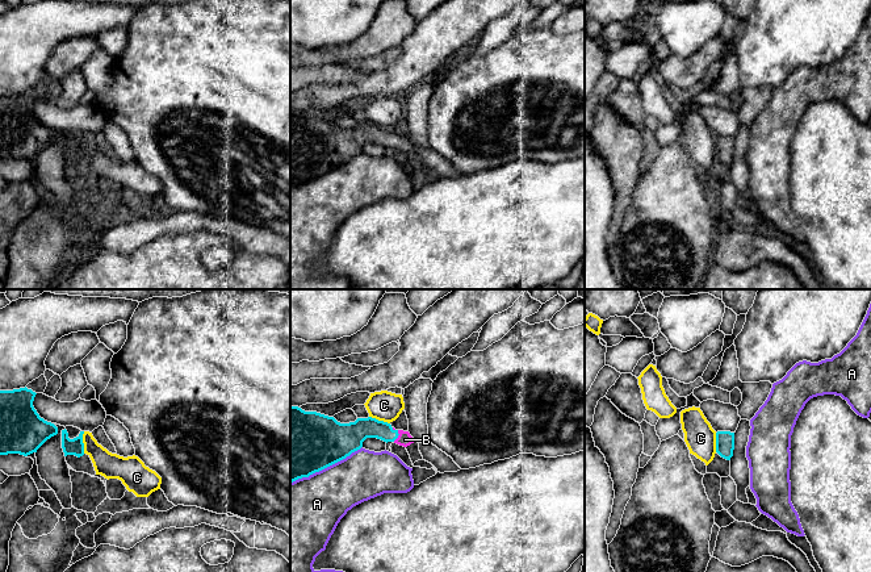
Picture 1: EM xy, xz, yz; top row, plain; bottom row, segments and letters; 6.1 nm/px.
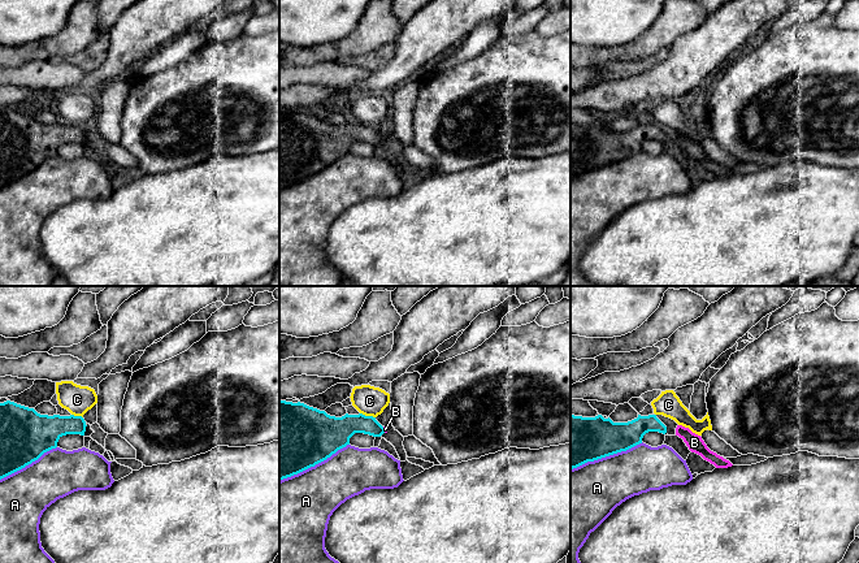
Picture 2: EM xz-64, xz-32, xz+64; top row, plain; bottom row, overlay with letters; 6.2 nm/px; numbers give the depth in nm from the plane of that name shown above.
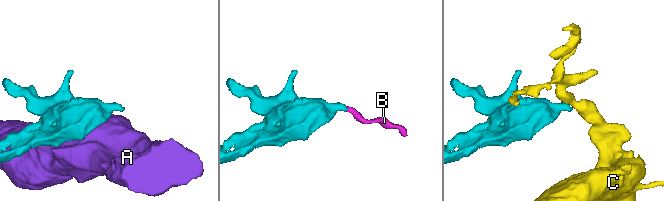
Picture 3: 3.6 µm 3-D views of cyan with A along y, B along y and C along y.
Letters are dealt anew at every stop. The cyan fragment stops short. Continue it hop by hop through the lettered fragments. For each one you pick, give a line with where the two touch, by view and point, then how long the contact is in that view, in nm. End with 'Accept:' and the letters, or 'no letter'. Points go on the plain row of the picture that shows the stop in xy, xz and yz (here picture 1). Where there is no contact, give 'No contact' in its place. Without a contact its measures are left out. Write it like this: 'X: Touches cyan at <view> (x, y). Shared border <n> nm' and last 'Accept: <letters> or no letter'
B: Touches cyan at xz (398, 140). Shared border 80 nm
Accept: B

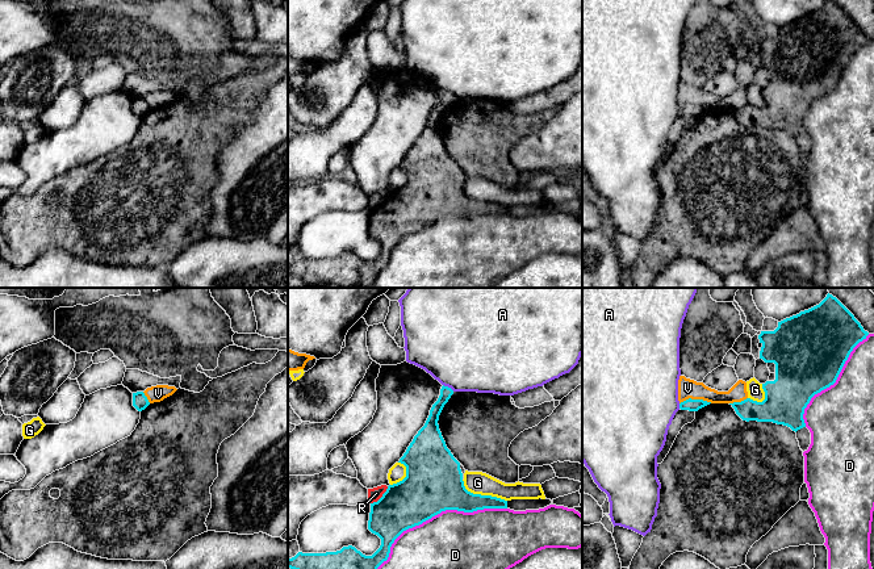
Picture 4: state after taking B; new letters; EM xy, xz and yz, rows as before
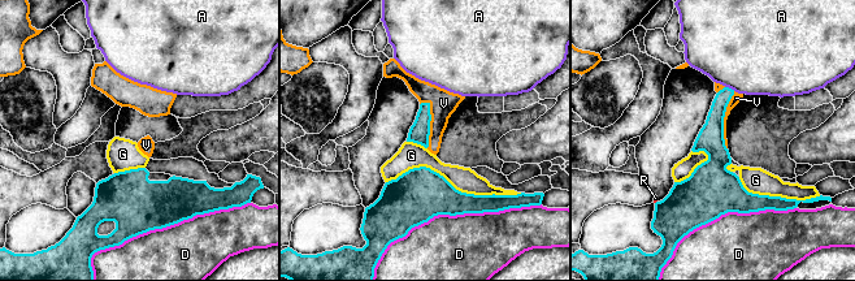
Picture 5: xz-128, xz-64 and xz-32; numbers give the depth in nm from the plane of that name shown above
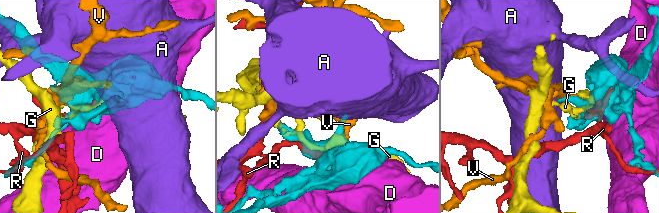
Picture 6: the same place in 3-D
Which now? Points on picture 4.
Accept: no letter

